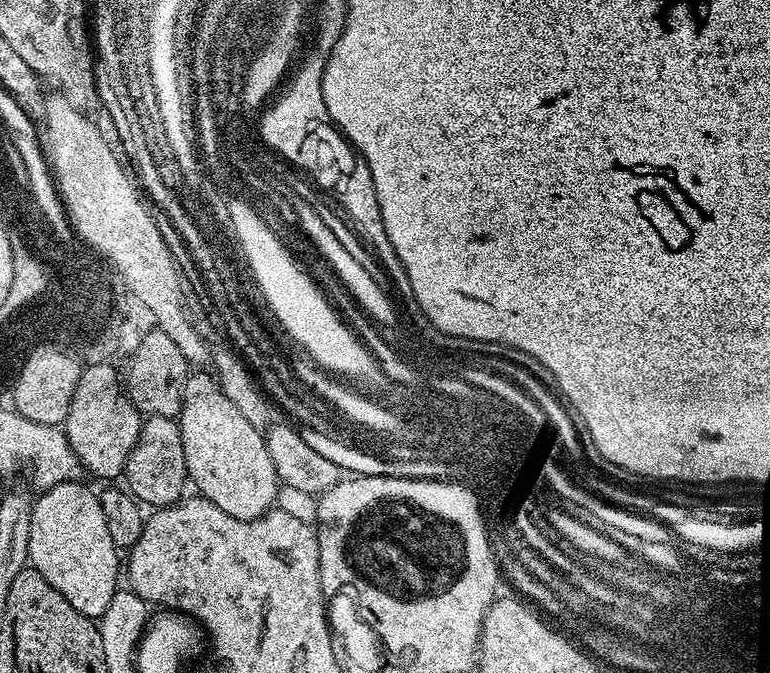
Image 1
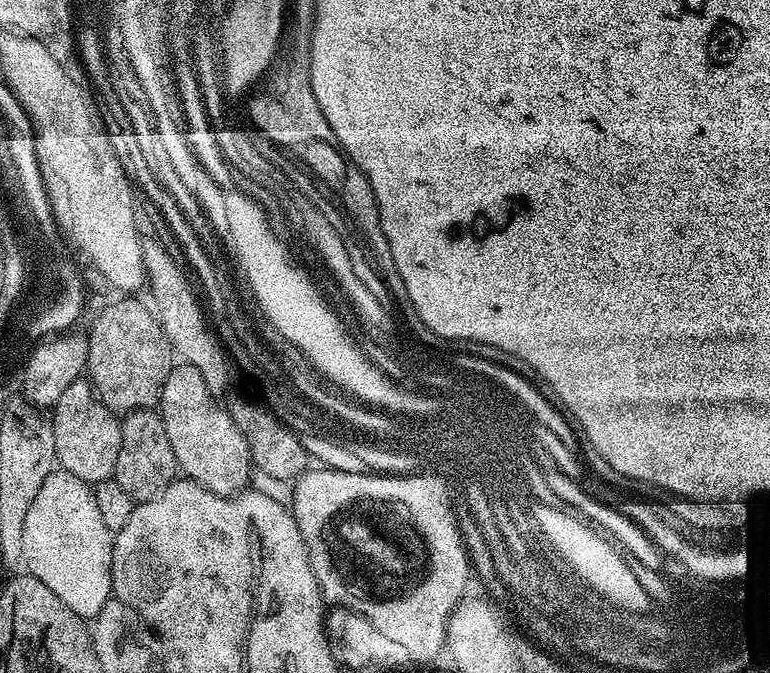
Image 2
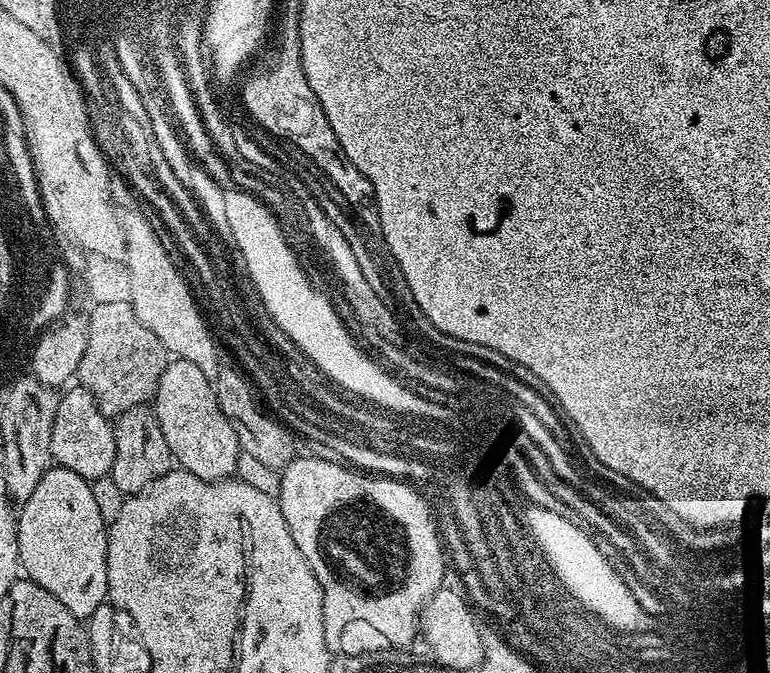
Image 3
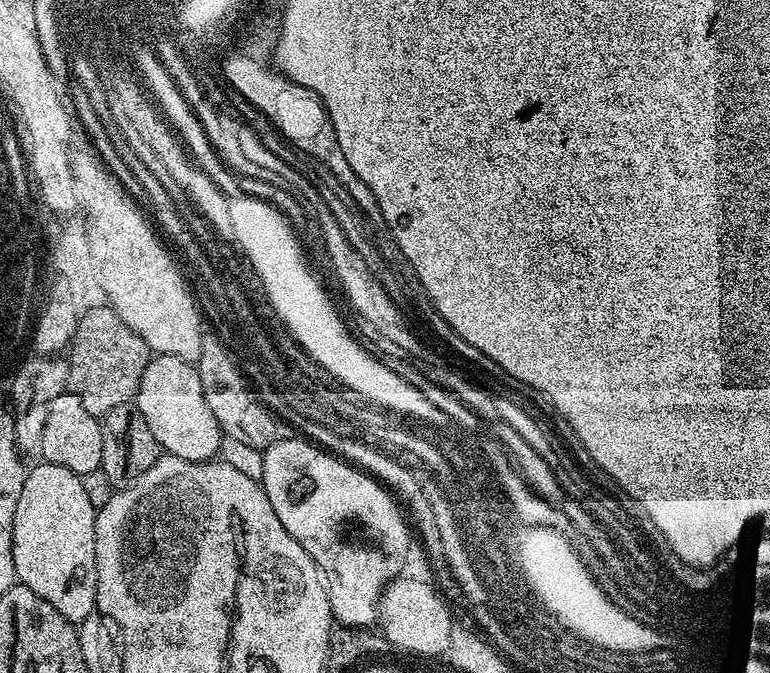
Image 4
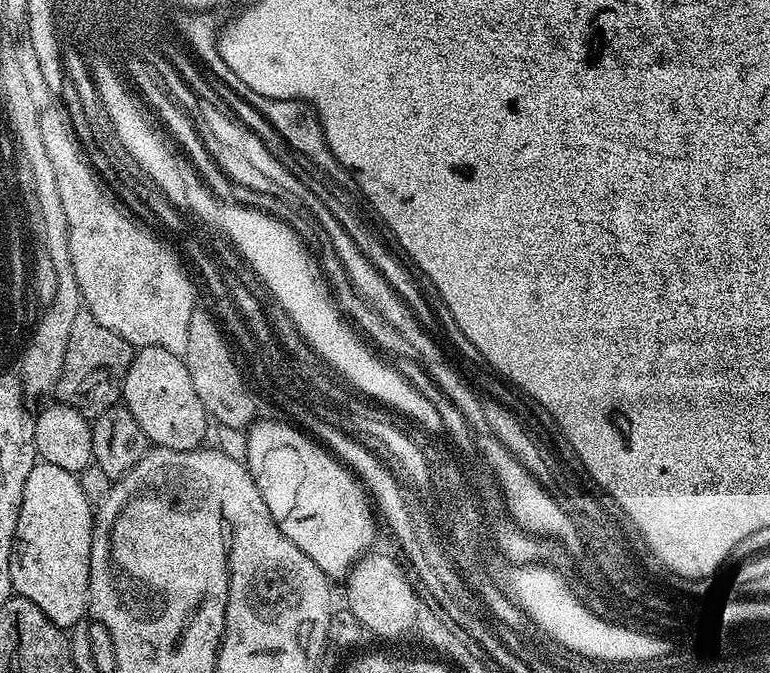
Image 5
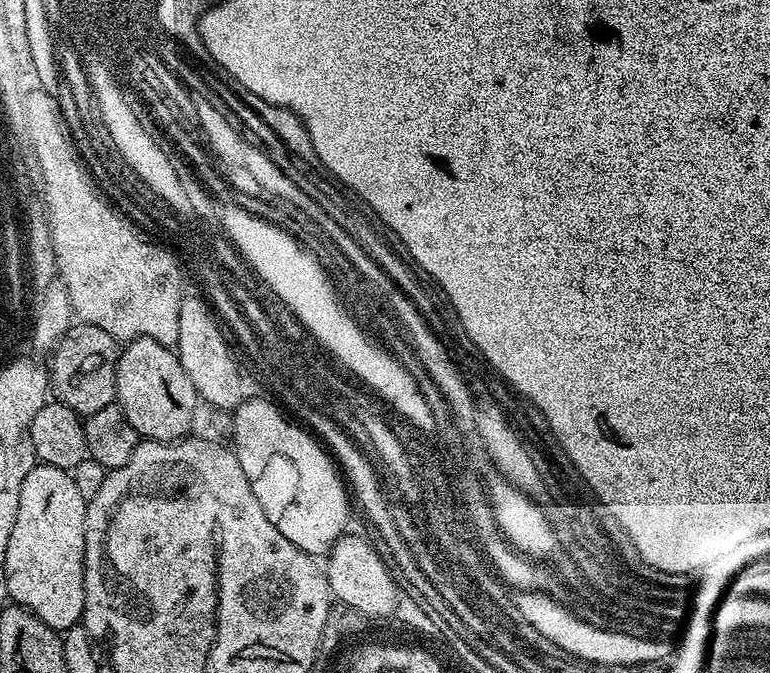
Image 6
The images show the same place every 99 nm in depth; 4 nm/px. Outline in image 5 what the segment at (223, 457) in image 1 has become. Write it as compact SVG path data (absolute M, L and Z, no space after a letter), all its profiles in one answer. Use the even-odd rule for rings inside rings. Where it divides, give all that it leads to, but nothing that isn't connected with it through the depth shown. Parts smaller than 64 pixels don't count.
M151 347L133 355L130 370L126 370L122 404L134 414L134 422L142 426L155 447L185 452L205 443L210 417L204 411L202 398L198 398L198 390L194 390L187 364L181 357L170 354L170 350Z

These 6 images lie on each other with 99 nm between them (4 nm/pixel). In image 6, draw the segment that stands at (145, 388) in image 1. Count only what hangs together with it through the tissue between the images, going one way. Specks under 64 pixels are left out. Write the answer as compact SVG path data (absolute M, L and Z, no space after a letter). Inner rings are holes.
M73 323L60 339L50 359L50 392L59 403L70 406L81 418L86 418L113 403L116 398L116 363L120 357L118 341L102 326Z

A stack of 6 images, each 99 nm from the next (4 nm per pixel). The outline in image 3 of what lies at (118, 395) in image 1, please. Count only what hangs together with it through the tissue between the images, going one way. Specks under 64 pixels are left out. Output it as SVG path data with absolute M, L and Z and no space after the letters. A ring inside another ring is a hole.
M72 387L60 396L58 414L54 414L54 430L50 434L52 459L59 467L74 470L74 474L91 482L109 475L114 466L114 424L98 410L85 388Z

